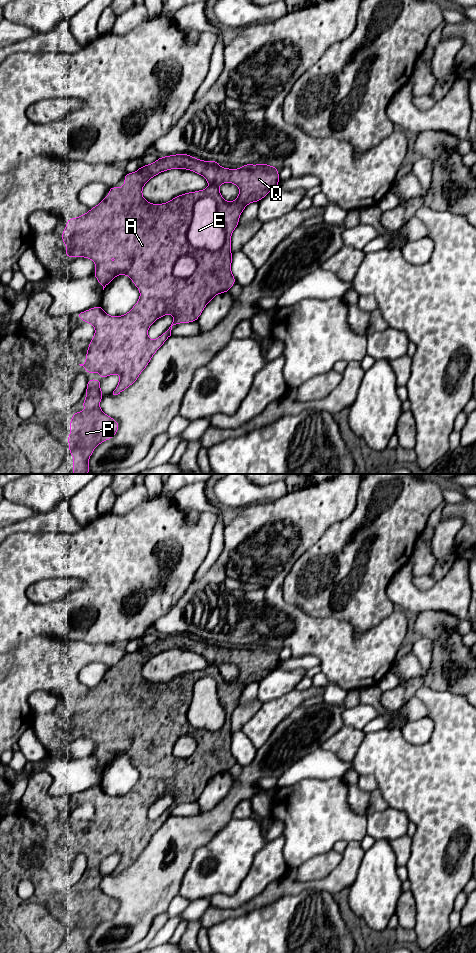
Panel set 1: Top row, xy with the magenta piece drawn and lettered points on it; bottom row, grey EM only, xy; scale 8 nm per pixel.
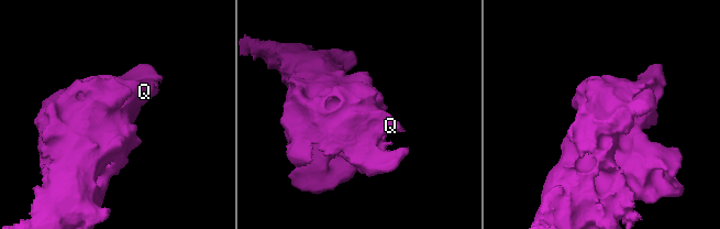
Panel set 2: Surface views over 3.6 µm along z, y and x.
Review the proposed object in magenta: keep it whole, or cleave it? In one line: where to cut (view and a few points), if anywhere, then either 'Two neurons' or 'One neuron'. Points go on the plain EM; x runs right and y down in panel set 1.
Split along xy (210, 675), (195, 682), (188, 716), (193, 727), (216, 731). Two neurons

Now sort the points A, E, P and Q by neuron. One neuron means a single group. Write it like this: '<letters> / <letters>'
A P Q / E

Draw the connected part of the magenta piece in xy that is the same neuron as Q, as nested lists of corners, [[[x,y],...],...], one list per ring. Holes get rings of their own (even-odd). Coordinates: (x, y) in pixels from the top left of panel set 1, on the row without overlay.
[[[185,633],[160,637],[151,644],[143,645],[133,653],[126,653],[123,657],[125,660],[125,665],[123,667],[108,668],[110,674],[103,678],[97,686],[91,688],[86,694],[76,698],[70,698],[66,701],[67,706],[62,712],[63,724],[68,727],[65,730],[65,736],[91,739],[96,744],[93,756],[97,758],[103,770],[116,756],[127,755],[131,758],[133,764],[139,768],[140,772],[138,782],[128,793],[122,796],[108,795],[102,789],[101,785],[77,794],[78,799],[83,799],[84,803],[90,803],[95,808],[95,815],[90,820],[85,836],[86,841],[79,845],[83,846],[85,851],[89,854],[99,852],[101,854],[101,859],[90,859],[87,861],[86,879],[82,883],[82,886],[85,887],[85,891],[74,892],[73,898],[69,903],[71,914],[67,917],[67,921],[69,922],[69,933],[73,935],[73,953],[89,953],[88,942],[94,929],[102,922],[114,917],[119,908],[119,903],[112,897],[106,895],[99,886],[103,878],[103,872],[100,870],[101,860],[109,855],[119,854],[120,860],[113,871],[113,875],[120,874],[138,859],[140,853],[147,847],[156,831],[171,816],[173,805],[197,801],[206,785],[217,774],[229,772],[230,768],[236,763],[231,752],[231,715],[238,706],[240,695],[245,687],[252,682],[258,683],[269,672],[276,669],[280,661],[278,653],[279,650],[274,646],[266,645],[262,642],[258,645],[248,643],[241,646],[239,649],[229,649],[219,646],[217,640],[204,641]],[[175,648],[190,650],[202,655],[209,663],[209,667],[203,670],[181,674],[163,684],[152,684],[146,681],[142,675],[144,665],[159,653]],[[223,663],[233,663],[238,666],[240,672],[234,681],[228,682],[221,676],[219,665]],[[204,676],[211,676],[215,679],[218,689],[218,699],[226,713],[226,721],[217,731],[193,728],[188,714],[188,708],[193,698],[194,684],[199,678]],[[187,734],[195,738],[197,748],[188,758],[177,758],[172,752],[173,747],[181,736]],[[123,736],[125,739],[121,742],[108,742],[104,740],[110,737],[121,739]],[[167,794],[172,794],[174,797],[171,806],[157,819],[150,820],[148,818],[149,807],[158,798]]]

